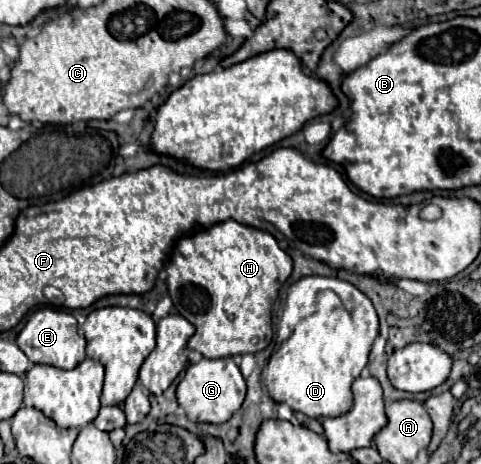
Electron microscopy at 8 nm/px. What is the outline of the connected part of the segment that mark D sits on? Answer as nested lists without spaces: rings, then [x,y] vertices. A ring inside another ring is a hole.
[[[302,277],[288,289],[276,331],[276,351],[266,365],[270,397],[316,419],[344,415],[352,407],[350,385],[366,367],[376,337],[378,315],[360,289],[336,277]]]

